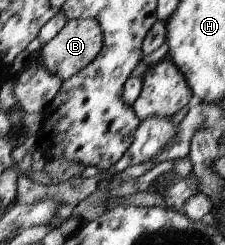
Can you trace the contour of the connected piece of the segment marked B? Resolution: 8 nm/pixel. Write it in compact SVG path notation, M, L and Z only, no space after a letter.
M68 19L66 26L42 46L40 54L46 66L45 69L65 81L92 63L97 58L103 44L104 33L96 19Z

